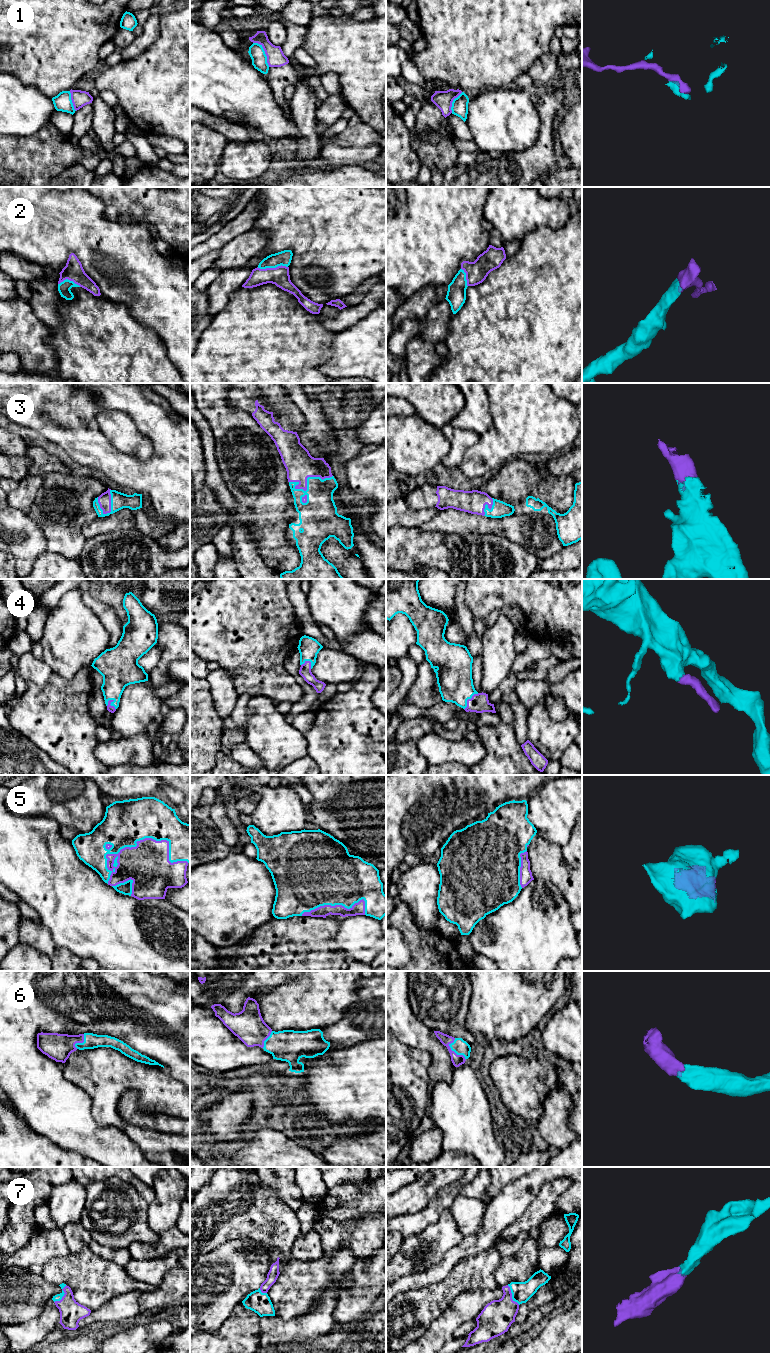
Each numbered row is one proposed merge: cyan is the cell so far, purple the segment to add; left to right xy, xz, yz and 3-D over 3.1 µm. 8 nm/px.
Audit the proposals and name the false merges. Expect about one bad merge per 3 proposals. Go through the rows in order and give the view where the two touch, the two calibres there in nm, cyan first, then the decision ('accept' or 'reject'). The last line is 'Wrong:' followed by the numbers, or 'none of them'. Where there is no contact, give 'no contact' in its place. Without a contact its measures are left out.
1: contact in xz; calibres 130 and 140 nm; reject
2: contact in xz; calibres 120 and 150 nm; accept
3: contact in xz; calibres 260 and 240 nm; accept
4: contact in xy; calibres 220 and 50 nm; accept
5: contact in xy; calibres 360 and 340 nm; accept
6: contact in yz; calibres 120 and 90 nm; accept
7: contact in yz; calibres 160 and 260 nm; accept
Wrong: 1

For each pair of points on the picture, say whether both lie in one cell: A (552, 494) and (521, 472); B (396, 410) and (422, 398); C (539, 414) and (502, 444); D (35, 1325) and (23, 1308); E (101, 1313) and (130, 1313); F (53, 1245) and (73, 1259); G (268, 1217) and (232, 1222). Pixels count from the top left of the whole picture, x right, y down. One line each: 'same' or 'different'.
A: same
B: different
C: same
D: different
E: same
F: different
G: same

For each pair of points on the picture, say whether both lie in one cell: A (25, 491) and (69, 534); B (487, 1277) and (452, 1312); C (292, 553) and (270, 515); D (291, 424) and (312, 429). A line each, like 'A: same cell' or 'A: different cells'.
A: different cells
B: different cells
C: same cell
D: different cells

